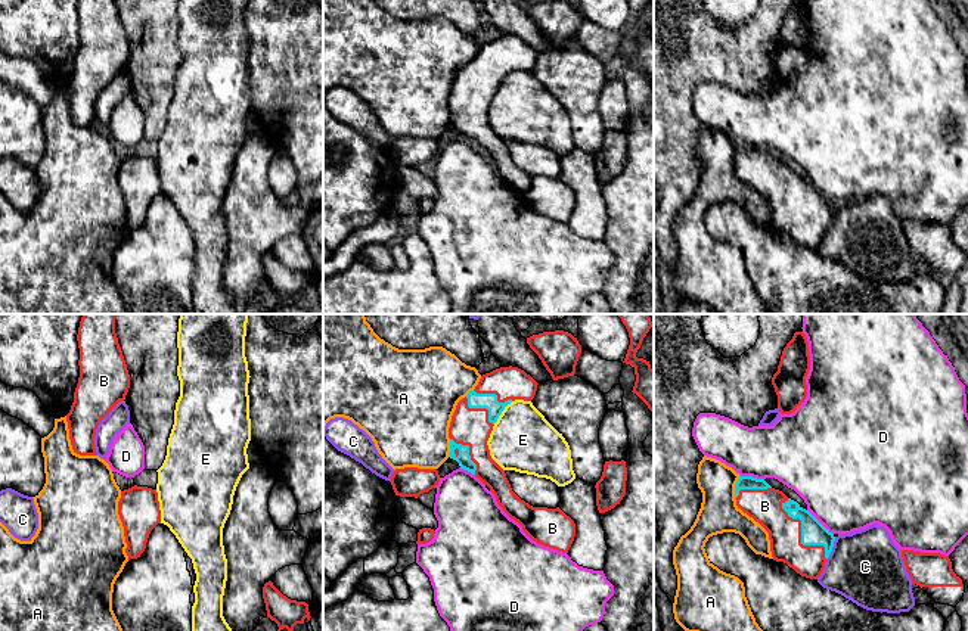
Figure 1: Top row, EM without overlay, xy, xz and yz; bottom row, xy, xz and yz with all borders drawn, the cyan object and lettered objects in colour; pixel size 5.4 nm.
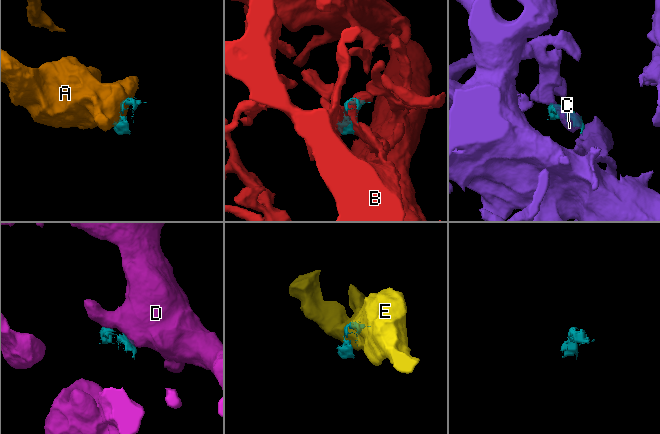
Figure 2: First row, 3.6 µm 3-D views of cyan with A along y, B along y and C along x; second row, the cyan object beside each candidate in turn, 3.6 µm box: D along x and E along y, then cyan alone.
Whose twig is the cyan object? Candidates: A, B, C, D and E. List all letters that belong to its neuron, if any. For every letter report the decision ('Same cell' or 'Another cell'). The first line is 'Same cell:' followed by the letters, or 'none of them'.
Same cell: B
A: Another cell
B: Same cell
C: Another cell
D: Another cell
E: Another cell

